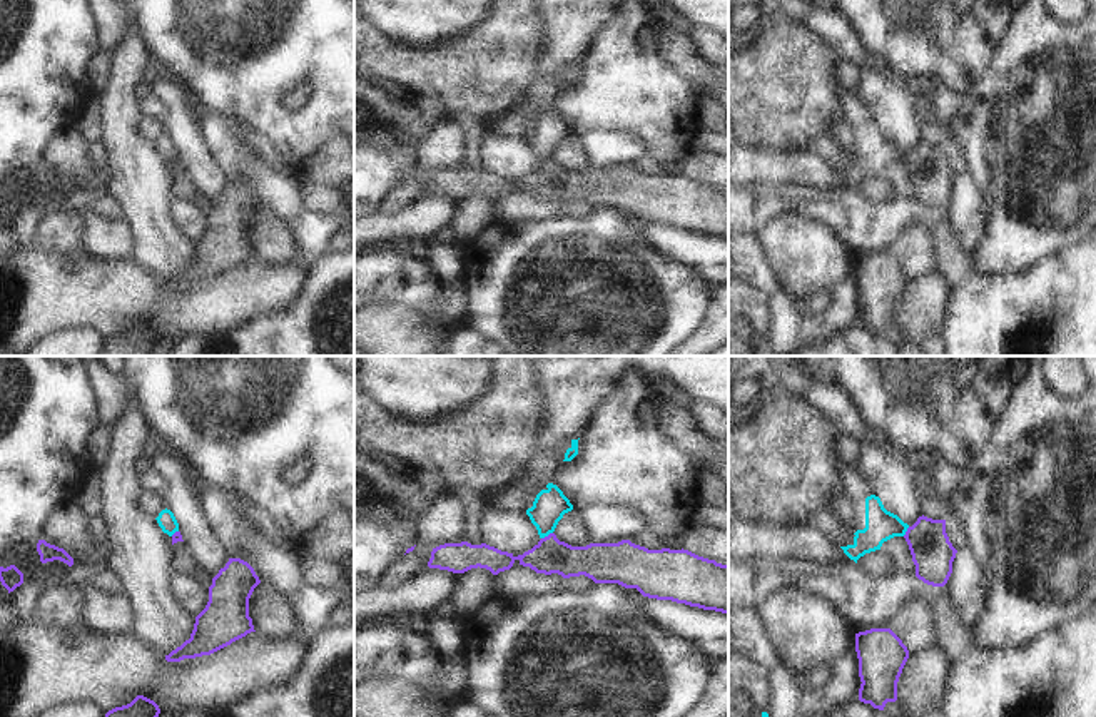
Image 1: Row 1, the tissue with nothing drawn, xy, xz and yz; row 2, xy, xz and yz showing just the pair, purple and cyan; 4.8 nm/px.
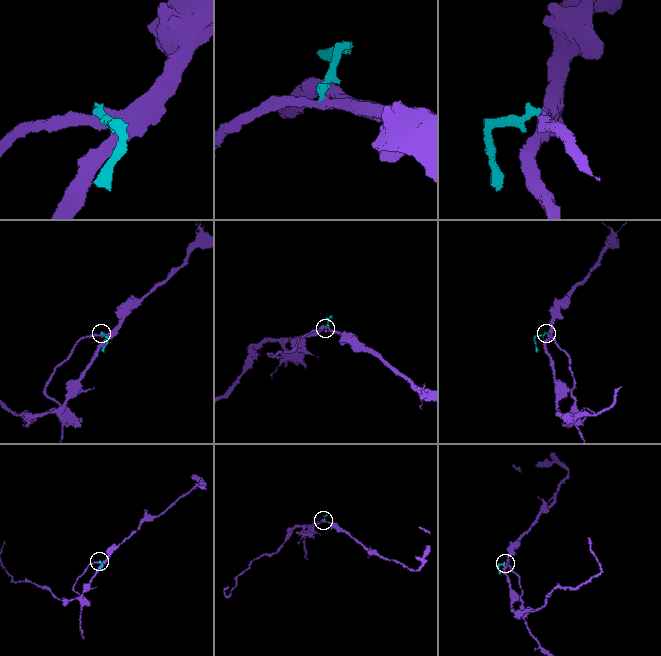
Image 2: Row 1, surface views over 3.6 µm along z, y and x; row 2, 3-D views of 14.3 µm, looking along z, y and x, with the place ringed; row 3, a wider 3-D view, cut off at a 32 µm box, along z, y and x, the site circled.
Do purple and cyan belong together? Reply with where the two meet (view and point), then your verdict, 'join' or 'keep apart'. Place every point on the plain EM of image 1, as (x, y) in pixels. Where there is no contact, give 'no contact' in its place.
contact xz (548, 161); keep apart

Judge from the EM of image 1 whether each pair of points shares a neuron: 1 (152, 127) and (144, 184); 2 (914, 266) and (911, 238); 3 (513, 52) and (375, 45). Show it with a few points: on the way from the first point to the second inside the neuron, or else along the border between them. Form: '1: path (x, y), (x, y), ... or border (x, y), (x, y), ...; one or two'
1: border (142, 117), (142, 136), (154, 146); two
2: path (914, 259), (914, 244); one
3: path (478, 64), (410, 64); one

